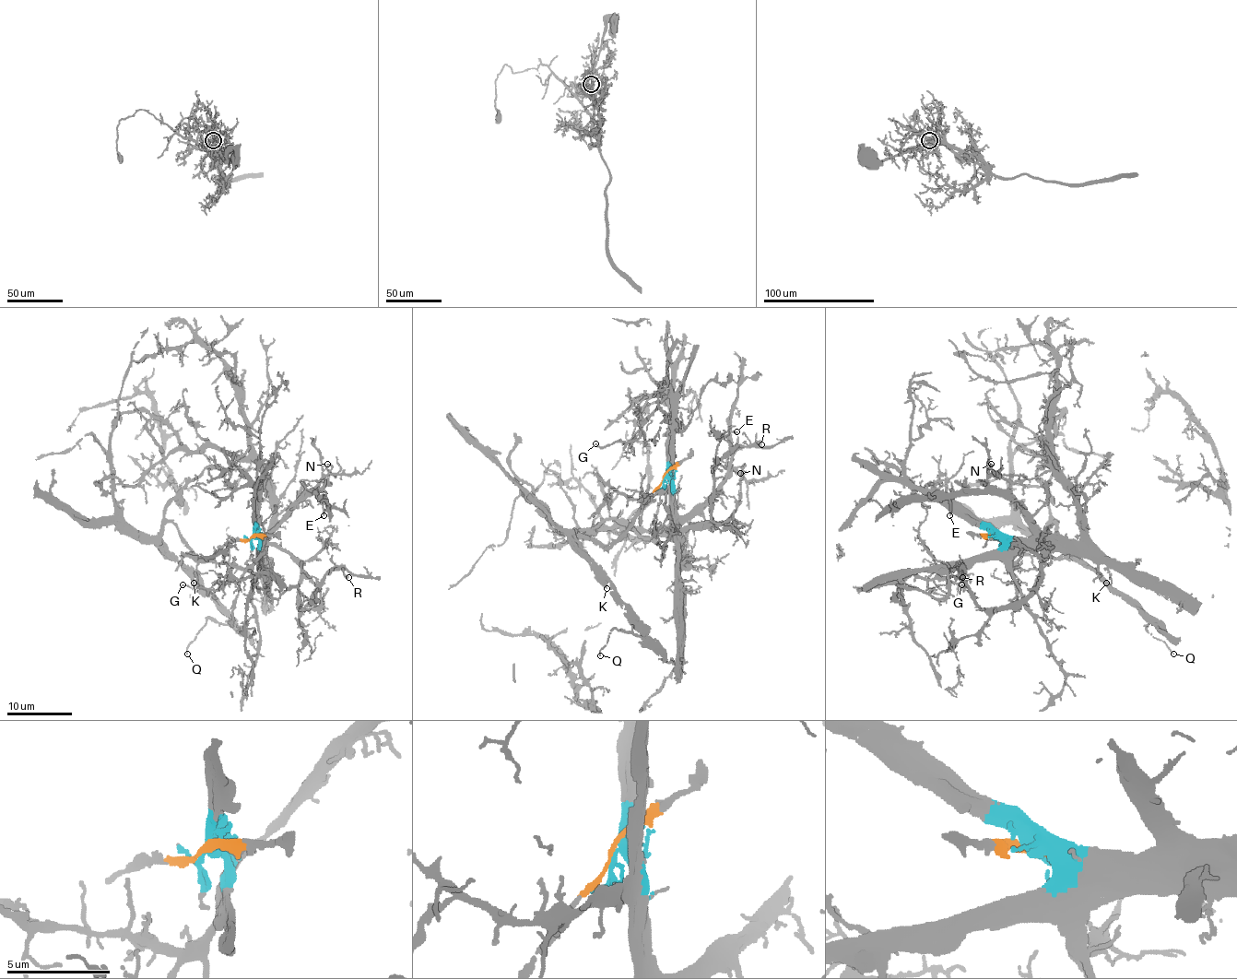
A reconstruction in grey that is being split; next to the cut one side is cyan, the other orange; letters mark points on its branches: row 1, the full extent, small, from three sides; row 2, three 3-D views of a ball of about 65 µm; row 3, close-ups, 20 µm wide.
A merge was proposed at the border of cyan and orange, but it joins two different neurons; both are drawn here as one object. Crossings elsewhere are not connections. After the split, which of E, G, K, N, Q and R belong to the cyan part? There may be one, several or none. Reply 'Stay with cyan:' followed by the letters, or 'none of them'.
Stay with cyan: E, G, N, R

